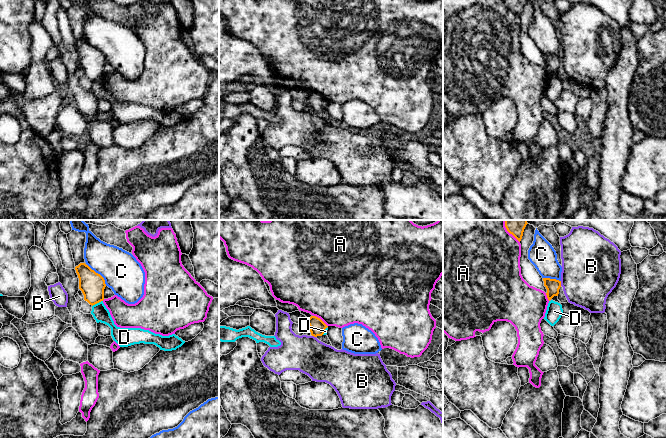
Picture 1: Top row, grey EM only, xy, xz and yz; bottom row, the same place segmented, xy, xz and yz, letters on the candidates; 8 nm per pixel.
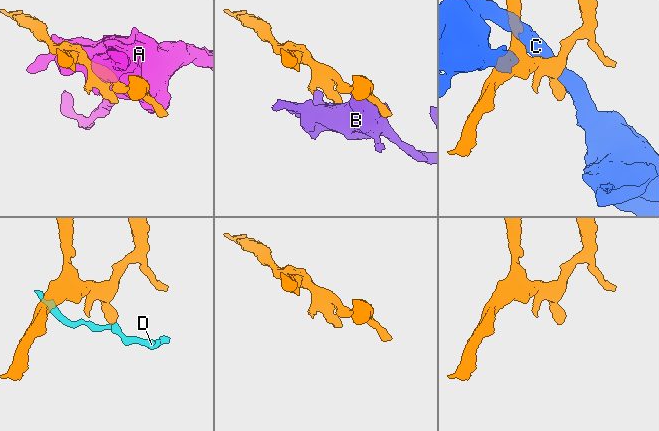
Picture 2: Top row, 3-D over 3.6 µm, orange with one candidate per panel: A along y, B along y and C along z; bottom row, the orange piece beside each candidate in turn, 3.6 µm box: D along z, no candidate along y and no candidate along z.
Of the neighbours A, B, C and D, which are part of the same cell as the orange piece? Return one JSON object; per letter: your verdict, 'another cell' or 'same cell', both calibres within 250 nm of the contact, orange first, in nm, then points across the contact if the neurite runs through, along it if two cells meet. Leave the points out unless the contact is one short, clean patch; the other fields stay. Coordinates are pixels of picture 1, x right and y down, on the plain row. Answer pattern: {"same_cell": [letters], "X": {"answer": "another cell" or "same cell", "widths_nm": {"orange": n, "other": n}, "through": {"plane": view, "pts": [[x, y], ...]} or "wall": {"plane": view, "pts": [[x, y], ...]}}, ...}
{"same_cell": [], "A": {"answer": "another cell", "widths_nm": {"orange": 120, "other": 500}}, "B": {"answer": "another cell", "widths_nm": {"orange": 110, "other": 440}}, "C": {"answer": "another cell", "widths_nm": {"orange": 200, "other": 300}}, "D": {"answer": "another cell", "widths_nm": {"orange": 200, "other": 130}, "wall": {"plane": "xy", "pts": [[102, 76], [92, 82]]}}}

